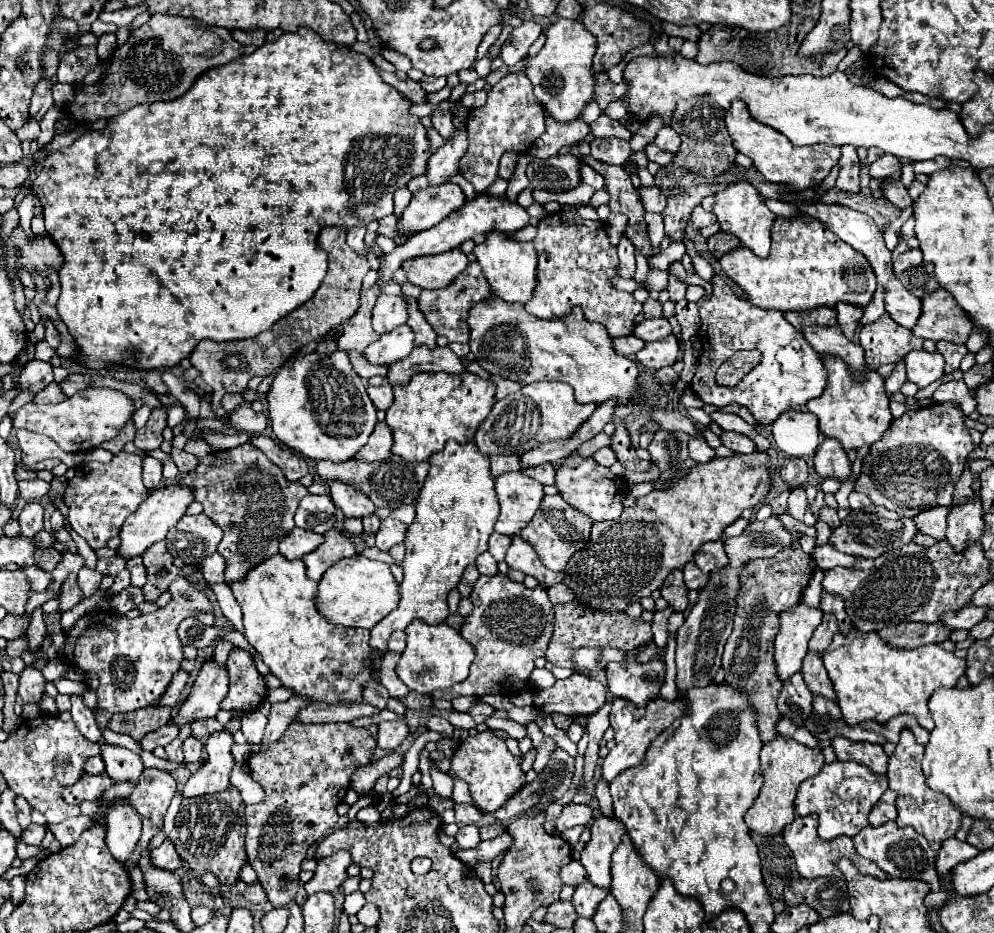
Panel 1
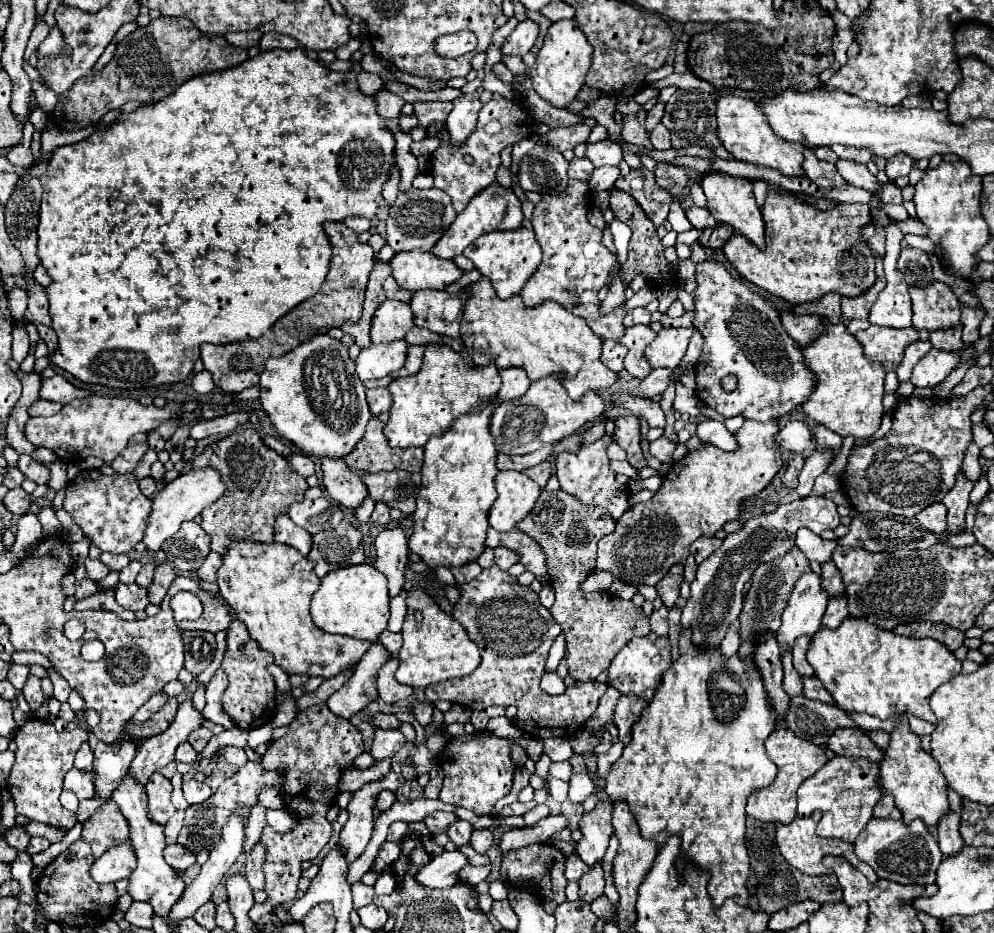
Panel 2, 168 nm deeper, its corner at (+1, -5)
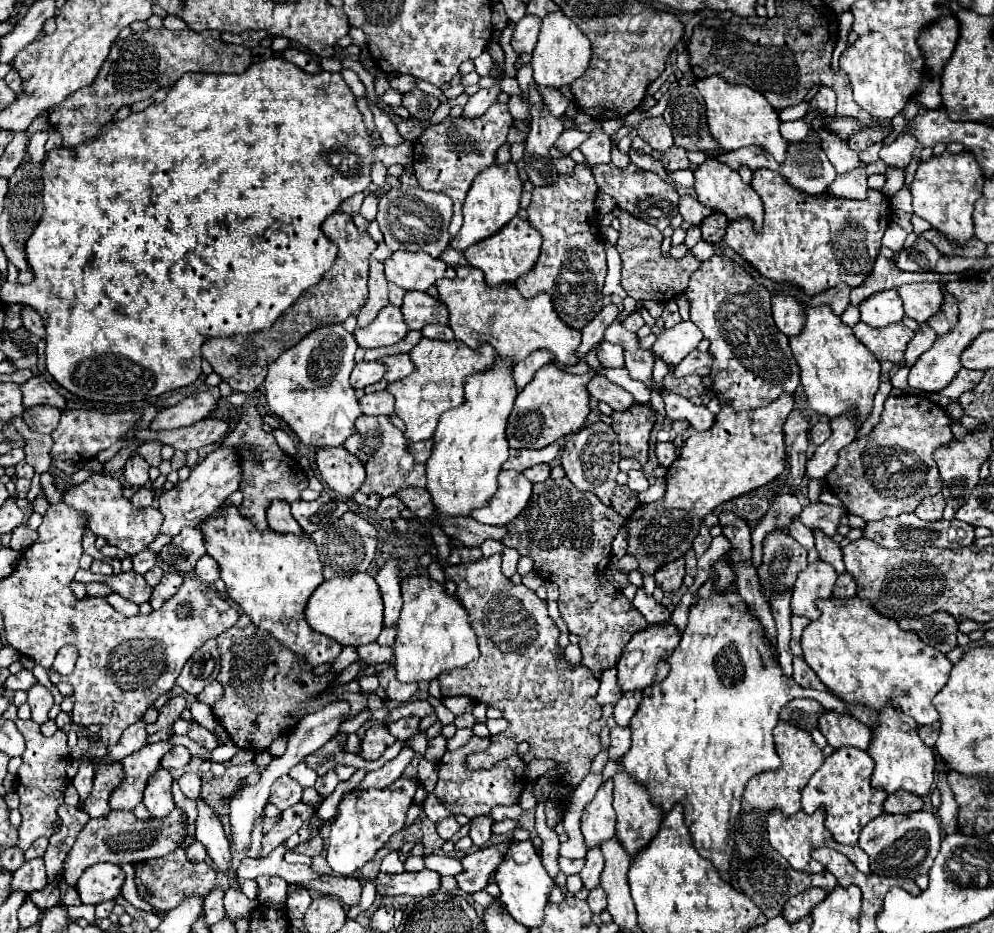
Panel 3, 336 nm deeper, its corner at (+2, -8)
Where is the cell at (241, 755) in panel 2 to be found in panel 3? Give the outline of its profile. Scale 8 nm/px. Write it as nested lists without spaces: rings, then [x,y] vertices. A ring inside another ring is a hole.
[[[298,763],[296,767],[292,767],[292,769],[288,771],[288,775],[290,775],[292,779],[296,779],[302,787],[312,787],[312,785],[316,783],[316,779],[318,779],[316,771],[310,769],[310,767],[304,765],[304,763]]]

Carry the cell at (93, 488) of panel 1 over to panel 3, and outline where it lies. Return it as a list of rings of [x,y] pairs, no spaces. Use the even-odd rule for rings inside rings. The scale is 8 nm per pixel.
[[[92,473],[84,483],[74,485],[70,491],[64,493],[66,505],[84,513],[88,517],[88,529],[94,531],[98,537],[104,537],[108,545],[114,545],[134,557],[142,549],[146,549],[156,535],[160,533],[162,513],[156,507],[134,507],[130,499],[122,495],[122,483],[106,473]]]

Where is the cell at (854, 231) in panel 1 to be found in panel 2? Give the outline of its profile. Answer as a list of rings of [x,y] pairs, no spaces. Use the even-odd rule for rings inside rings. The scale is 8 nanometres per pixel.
[[[873,224],[863,228],[863,238],[867,240],[869,248],[875,252],[875,256],[883,256],[885,254],[885,230],[877,228]]]

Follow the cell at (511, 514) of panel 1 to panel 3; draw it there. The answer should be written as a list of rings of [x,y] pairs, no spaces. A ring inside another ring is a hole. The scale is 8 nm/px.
[[[500,471],[498,475],[498,491],[492,497],[490,505],[484,509],[476,509],[472,517],[478,523],[486,525],[508,525],[516,519],[526,503],[532,497],[532,483],[522,477],[518,471]]]

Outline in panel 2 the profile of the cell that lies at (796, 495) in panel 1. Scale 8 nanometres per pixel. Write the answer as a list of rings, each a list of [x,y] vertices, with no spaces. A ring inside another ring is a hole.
[[[815,450],[805,458],[805,466],[799,474],[799,486],[797,486],[797,492],[801,498],[809,496],[815,478],[827,470],[827,466],[833,462],[833,458],[835,458],[835,454],[831,454],[831,450],[825,450],[825,452]]]

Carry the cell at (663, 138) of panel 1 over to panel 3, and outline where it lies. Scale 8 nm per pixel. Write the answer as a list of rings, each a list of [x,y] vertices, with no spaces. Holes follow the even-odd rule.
[[[644,117],[638,125],[638,137],[642,137],[656,151],[672,147],[672,133],[662,117]]]

